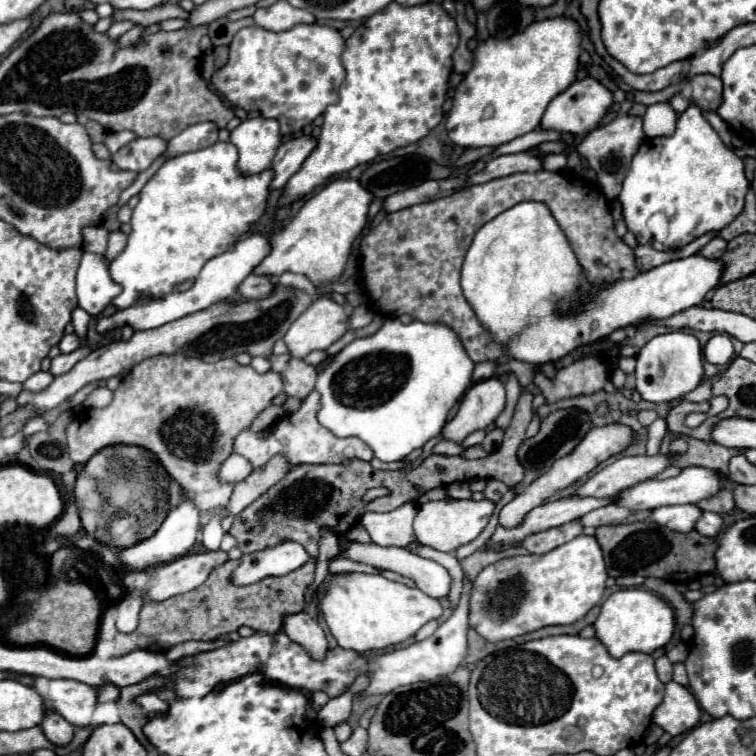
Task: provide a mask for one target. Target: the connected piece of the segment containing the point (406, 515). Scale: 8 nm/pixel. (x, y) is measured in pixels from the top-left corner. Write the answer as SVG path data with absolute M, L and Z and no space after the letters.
M409 501L387 513L365 513L361 517L361 525L367 529L375 545L395 545L407 549L411 543L417 543L413 531L415 513L417 505Z

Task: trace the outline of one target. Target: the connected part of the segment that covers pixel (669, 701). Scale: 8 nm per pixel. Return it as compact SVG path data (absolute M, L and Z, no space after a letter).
M669 681L665 685L663 703L653 711L653 723L663 727L669 735L677 737L681 733L691 731L699 723L699 719L701 709L693 693L687 687Z

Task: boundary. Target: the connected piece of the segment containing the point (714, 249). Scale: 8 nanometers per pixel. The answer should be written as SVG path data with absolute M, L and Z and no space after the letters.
M715 237L715 239L711 239L697 255L701 255L701 257L707 257L707 259L717 259L723 251L725 251L725 247L727 247L727 241L723 241L723 239L719 239L719 237Z

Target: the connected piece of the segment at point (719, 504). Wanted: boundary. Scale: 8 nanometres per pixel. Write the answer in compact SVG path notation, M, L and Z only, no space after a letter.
M723 489L723 491L719 491L717 497L701 501L699 507L703 511L711 511L711 513L729 513L729 511L733 511L735 501L733 501L733 495L731 495L731 489Z

